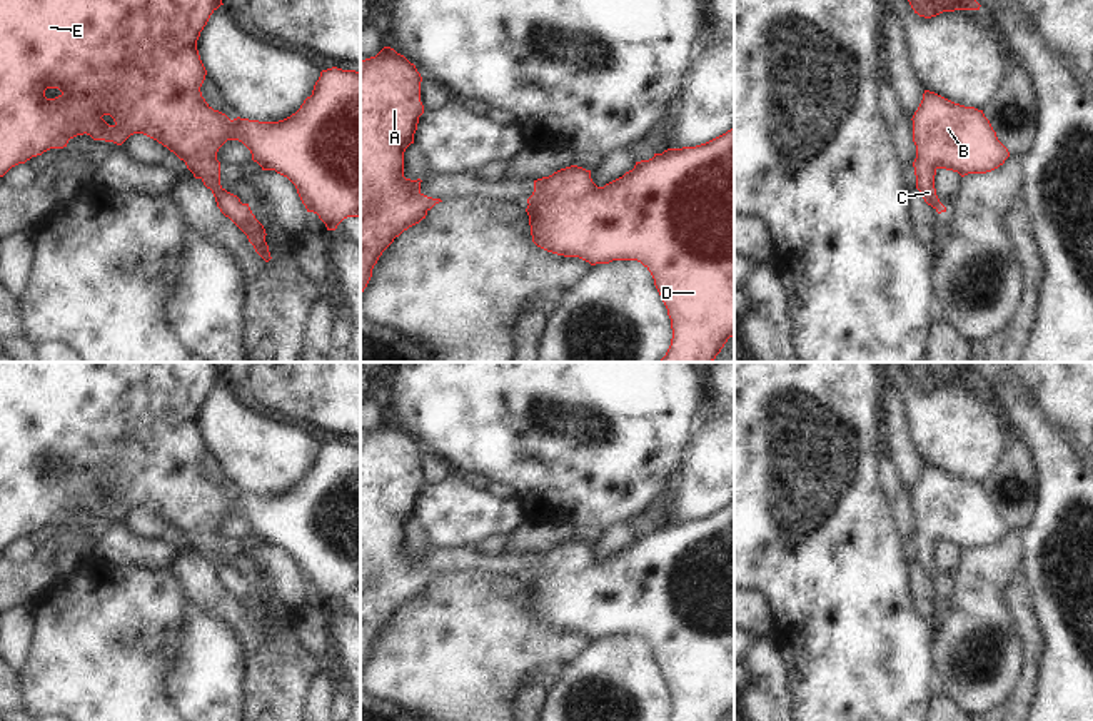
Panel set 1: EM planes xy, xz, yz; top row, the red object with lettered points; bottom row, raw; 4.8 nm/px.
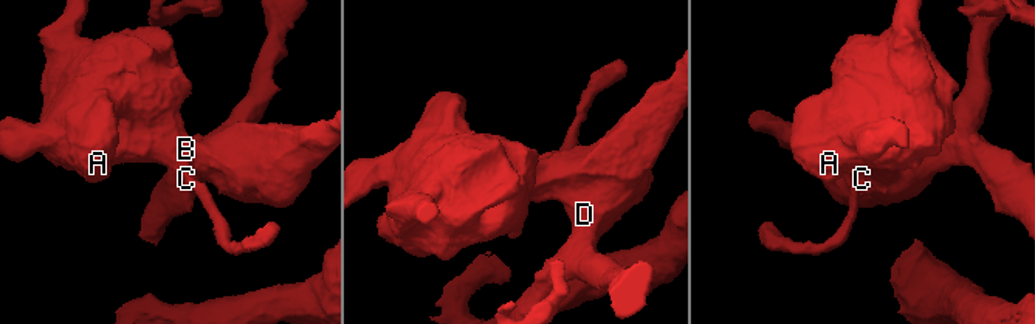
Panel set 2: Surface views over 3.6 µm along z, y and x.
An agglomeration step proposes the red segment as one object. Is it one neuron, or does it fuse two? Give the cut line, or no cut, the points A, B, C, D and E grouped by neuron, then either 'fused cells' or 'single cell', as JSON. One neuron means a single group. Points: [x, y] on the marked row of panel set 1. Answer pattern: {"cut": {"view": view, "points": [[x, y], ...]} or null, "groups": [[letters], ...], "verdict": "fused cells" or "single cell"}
{"cut": null, "groups": [["A", "B", "C", "D", "E"]], "verdict": "single cell"}

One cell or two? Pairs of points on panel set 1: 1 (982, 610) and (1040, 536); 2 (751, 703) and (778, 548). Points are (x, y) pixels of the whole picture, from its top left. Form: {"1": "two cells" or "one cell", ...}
{"1": "two cells", "2": "two cells"}

